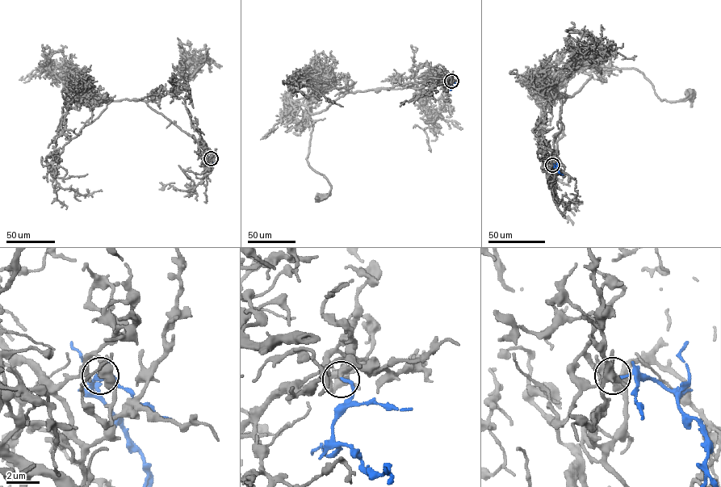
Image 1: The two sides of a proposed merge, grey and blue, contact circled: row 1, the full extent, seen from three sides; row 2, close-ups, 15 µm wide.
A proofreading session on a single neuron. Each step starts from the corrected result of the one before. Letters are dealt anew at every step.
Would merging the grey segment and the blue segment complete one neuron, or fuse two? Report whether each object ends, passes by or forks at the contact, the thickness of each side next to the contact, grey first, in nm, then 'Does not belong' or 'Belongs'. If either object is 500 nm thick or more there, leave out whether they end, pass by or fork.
At the ring grey passes by. At the ring blue ends. Thickness 300 nm (grey) against 200 nm. Belongs

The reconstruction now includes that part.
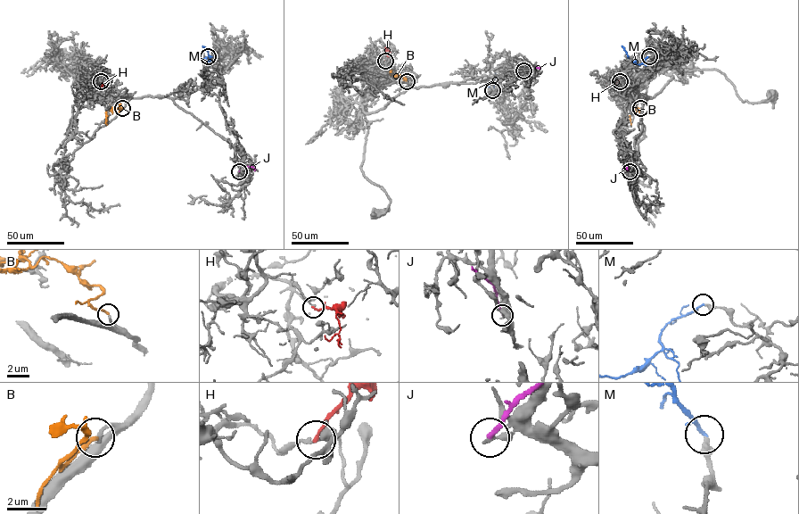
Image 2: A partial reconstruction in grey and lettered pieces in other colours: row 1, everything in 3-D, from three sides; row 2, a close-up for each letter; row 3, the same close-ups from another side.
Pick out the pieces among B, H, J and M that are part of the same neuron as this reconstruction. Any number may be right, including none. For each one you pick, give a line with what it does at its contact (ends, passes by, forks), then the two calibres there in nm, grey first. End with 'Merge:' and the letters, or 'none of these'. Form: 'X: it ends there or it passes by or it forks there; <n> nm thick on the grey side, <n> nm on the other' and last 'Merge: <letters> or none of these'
B: it ends there; 240 nm thick on the grey side, 220 nm on the other
Merge: B

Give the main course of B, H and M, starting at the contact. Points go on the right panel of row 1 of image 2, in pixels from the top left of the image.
B: (640, 108), (635, 108), (631, 112), (631, 125)
H: (620, 81), (608, 83), (606, 87)
M: (649, 56), (637, 64), (630, 60), (621, 45)

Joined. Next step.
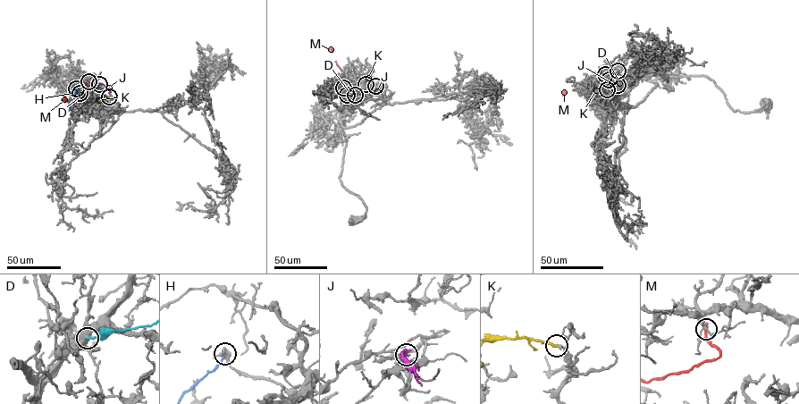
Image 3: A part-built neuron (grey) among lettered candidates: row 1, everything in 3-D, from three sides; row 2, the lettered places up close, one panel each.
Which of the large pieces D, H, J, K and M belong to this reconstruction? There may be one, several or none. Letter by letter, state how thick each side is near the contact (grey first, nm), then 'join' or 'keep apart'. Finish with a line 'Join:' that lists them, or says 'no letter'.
D: 480/180 nm | keep apart
H: 380/200 nm | keep apart
J: 140/360 nm | keep apart
K: 180/220 nm | join
M: 190/320 nm | keep apart
Join: K

